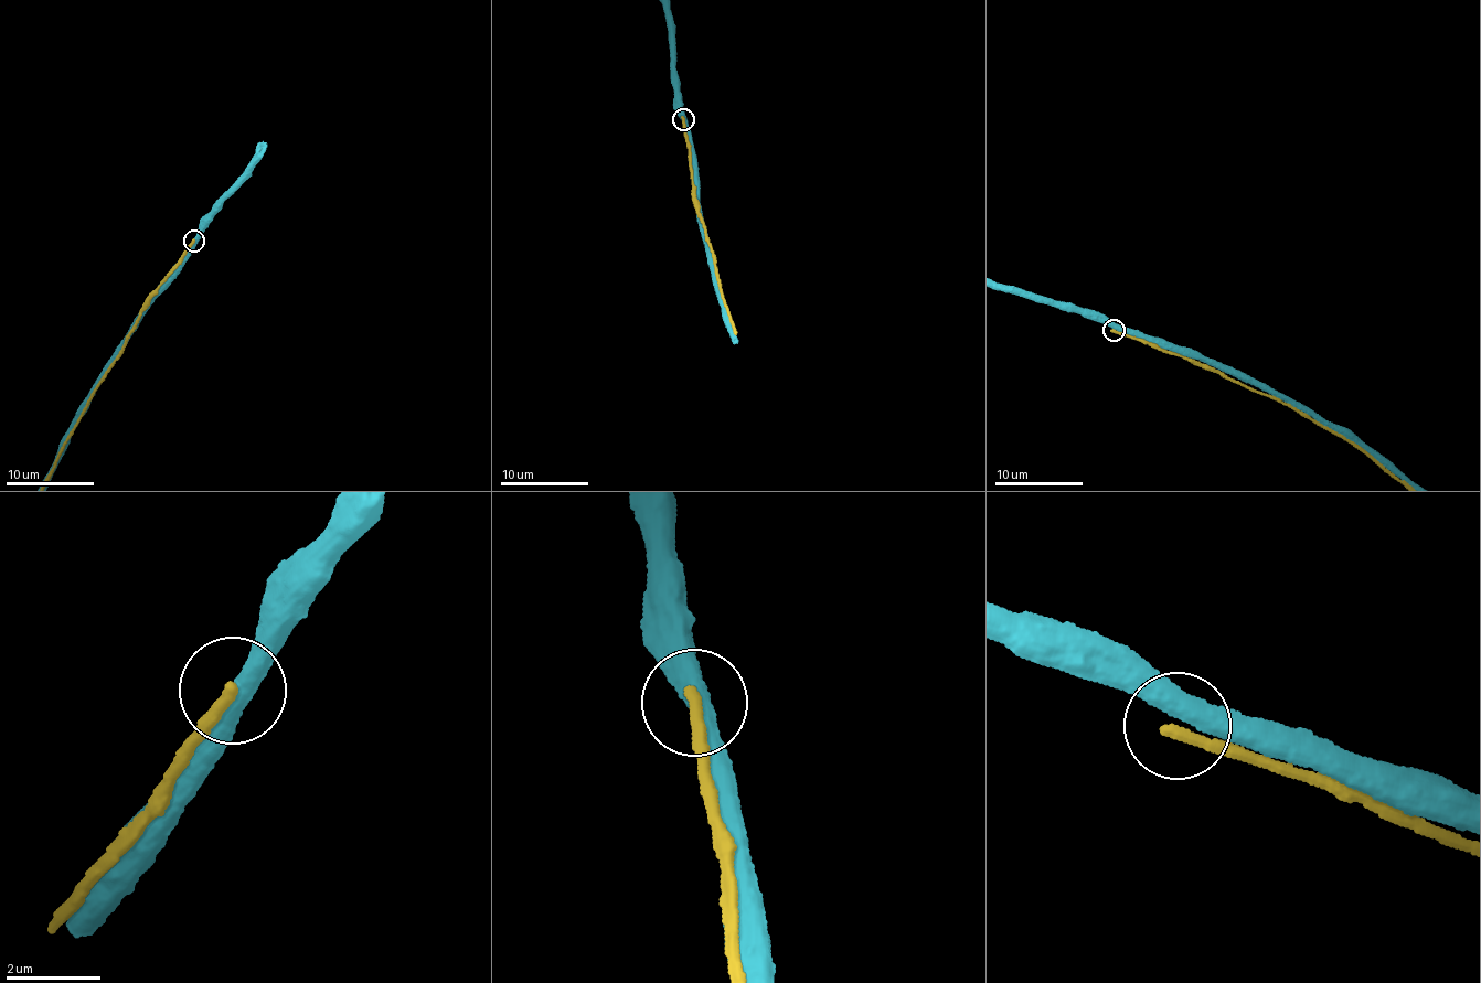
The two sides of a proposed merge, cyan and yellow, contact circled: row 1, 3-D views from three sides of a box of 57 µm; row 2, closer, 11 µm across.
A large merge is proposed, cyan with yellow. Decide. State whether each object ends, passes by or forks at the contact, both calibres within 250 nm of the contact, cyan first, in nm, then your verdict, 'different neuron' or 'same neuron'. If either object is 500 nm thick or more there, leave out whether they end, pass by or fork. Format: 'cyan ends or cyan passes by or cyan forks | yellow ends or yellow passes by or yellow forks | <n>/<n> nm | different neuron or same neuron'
cyan passes by | yellow ends | 440/260 nm | different neuron

